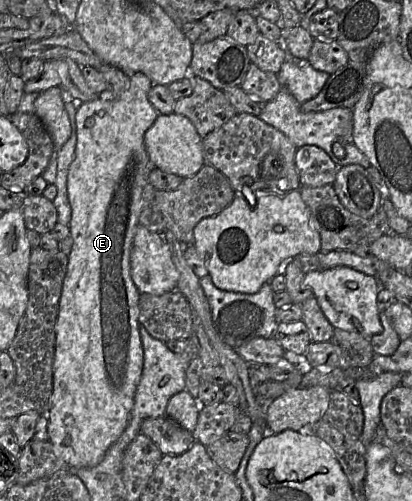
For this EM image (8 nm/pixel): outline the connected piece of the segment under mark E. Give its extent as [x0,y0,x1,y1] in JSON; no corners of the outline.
[45,72,160,470]

